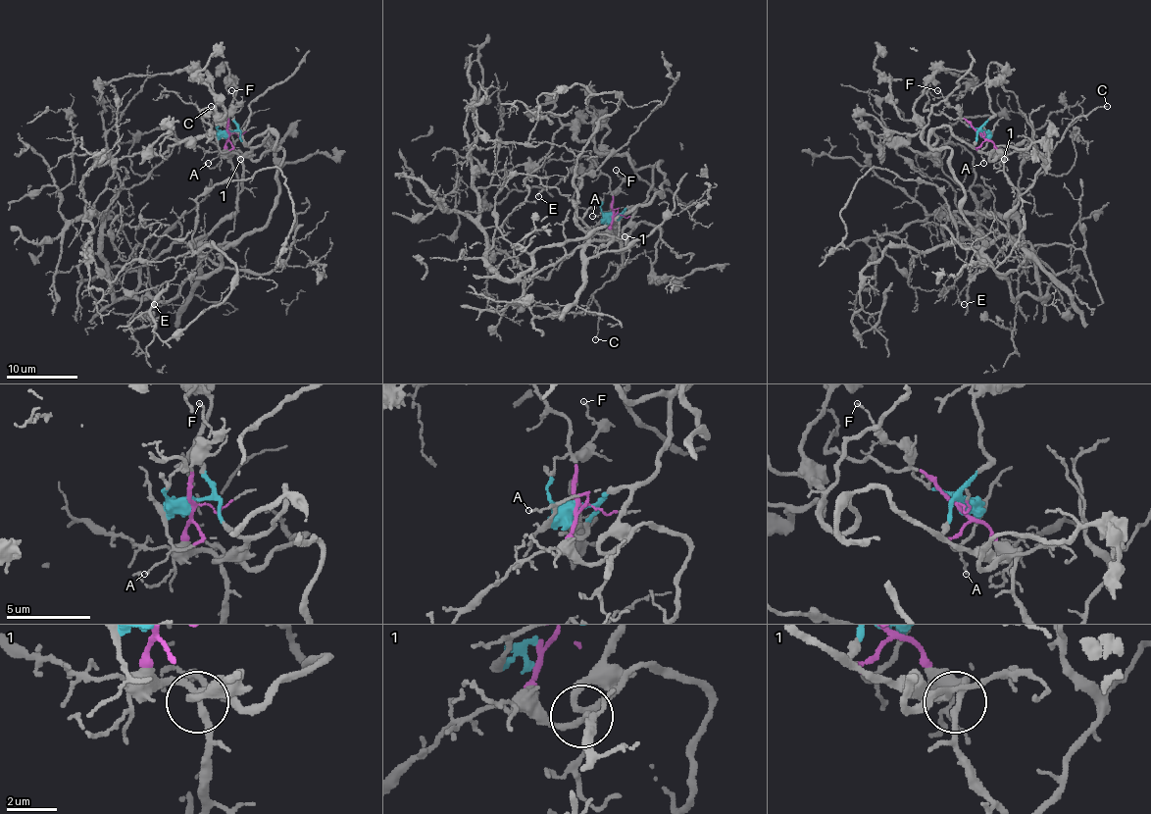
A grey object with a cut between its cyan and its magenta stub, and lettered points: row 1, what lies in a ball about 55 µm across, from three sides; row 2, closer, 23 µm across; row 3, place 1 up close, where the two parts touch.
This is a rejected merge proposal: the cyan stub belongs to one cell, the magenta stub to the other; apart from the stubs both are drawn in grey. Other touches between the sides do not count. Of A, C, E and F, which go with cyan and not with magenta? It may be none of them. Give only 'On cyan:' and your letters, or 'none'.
On cyan: none

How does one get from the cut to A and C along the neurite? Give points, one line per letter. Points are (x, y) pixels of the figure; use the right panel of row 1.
A: (980, 133), (983, 140), (976, 148), (983, 162)
C: (980, 133), (1005, 153), (1004, 173), (1024, 192), (1065, 129), (1076, 118), (1107, 107)

